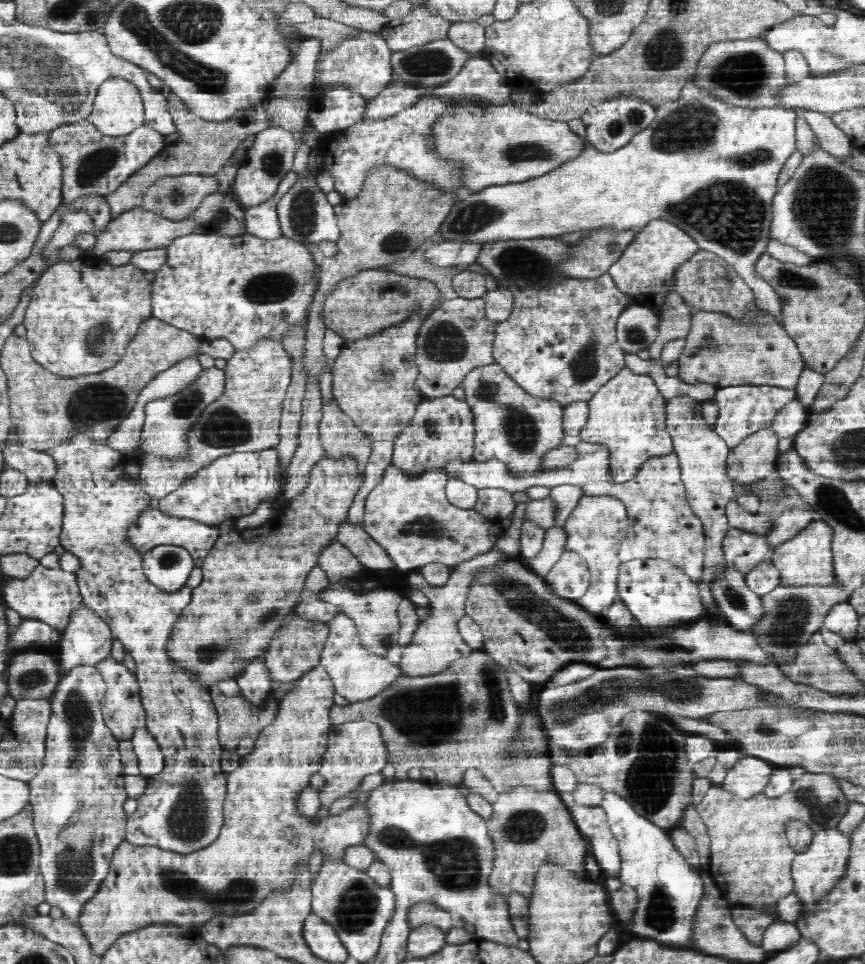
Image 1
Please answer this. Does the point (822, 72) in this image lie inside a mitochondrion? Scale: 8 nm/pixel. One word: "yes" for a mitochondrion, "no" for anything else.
no

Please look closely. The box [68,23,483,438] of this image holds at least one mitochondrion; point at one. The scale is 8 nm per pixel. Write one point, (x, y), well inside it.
(433, 63)

